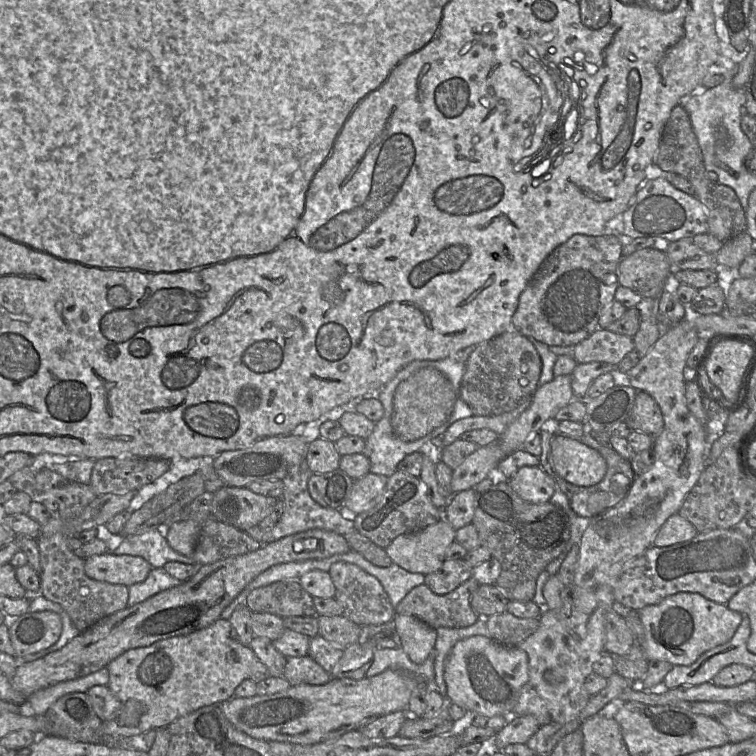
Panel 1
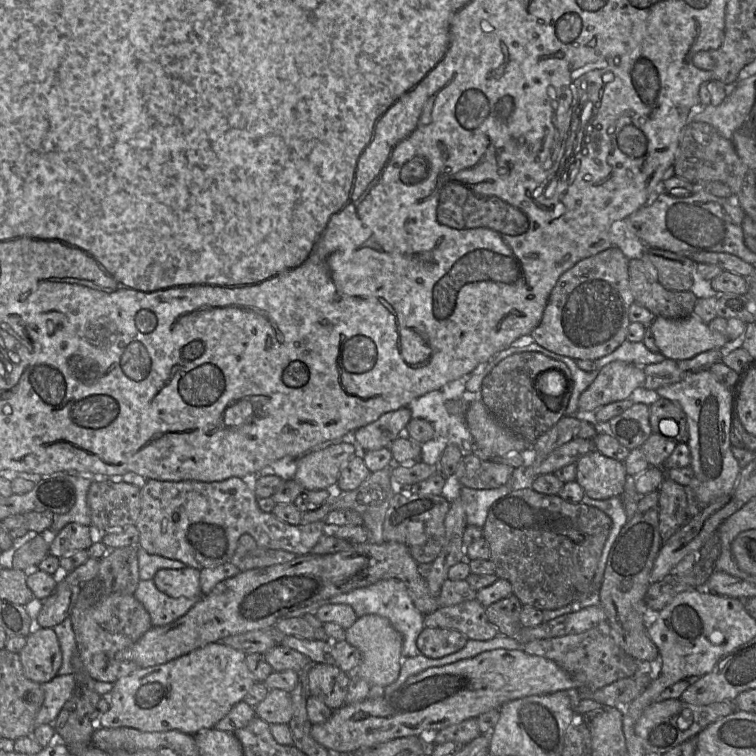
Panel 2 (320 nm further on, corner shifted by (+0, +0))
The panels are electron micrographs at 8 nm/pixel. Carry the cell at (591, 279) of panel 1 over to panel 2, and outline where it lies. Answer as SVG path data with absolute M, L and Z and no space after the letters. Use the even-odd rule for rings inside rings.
M610 247L564 272L551 291L539 325L531 333L534 342L556 354L593 361L617 349L626 340L629 308L635 302L628 263L617 247Z

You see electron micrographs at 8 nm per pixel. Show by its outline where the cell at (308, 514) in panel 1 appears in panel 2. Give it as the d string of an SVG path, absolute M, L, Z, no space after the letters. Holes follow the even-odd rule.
M236 477L216 482L146 480L140 490L140 498L141 510L135 523L139 530L139 547L149 554L179 560L197 570L230 563L238 546L239 538L244 534L250 535L262 548L284 550L297 556L310 554L312 548L324 535L324 525L327 525L322 520L291 525L279 520L271 512L263 512L258 506L252 482Z

